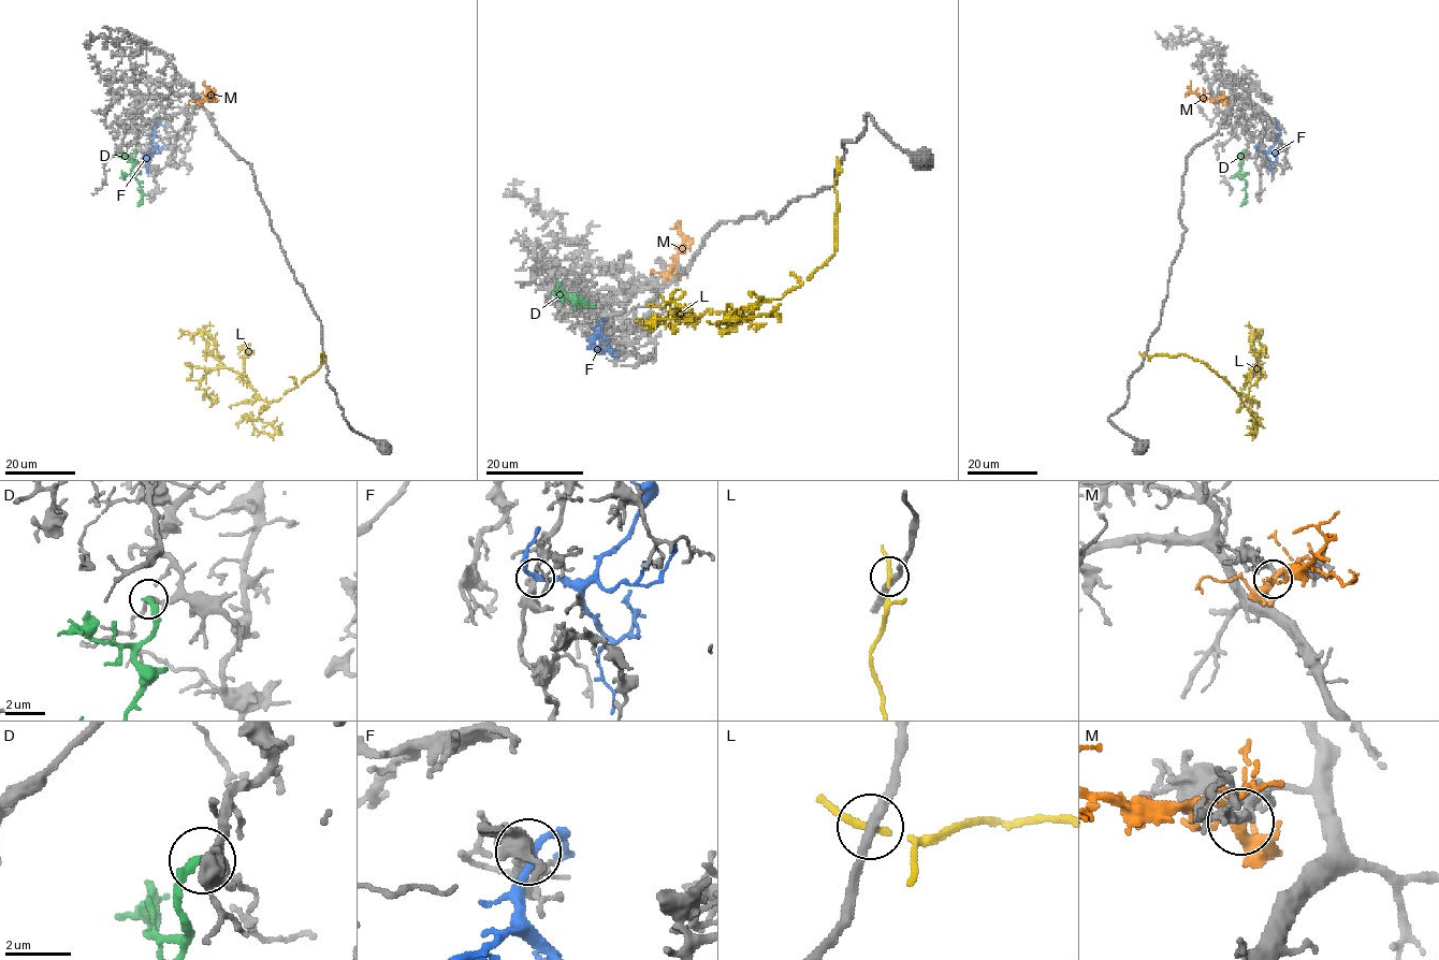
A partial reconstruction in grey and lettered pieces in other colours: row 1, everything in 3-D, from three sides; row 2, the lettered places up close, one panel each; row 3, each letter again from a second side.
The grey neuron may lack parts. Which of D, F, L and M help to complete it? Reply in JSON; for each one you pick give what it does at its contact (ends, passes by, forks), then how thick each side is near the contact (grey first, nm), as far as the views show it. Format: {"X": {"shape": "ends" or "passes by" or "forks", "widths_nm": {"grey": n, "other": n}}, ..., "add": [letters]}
{"D": {"shape": "ends", "widths_nm": {"grey": 160, "other": 320}}, "add": ["D"]}

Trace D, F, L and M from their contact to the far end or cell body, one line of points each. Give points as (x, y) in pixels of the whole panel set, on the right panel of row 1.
D: (1245, 149), (1240, 163), (1246, 183), (1245, 202), (1240, 206)
F: (1258, 150), (1269, 149), (1279, 132), (1278, 124), (1278, 129)
L: (1144, 355), (1183, 354), (1203, 361), (1244, 402), (1250, 368), (1259, 358), (1249, 337), (1258, 331), (1256, 338)
M: (1222, 100), (1197, 96), (1189, 90), (1190, 81)

